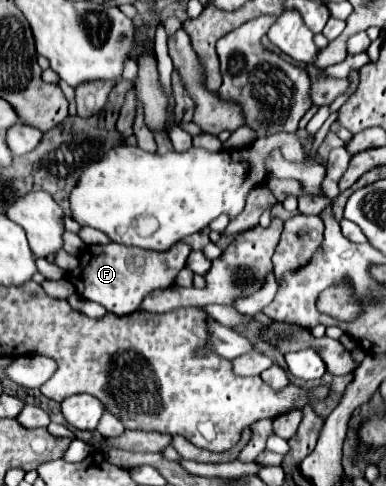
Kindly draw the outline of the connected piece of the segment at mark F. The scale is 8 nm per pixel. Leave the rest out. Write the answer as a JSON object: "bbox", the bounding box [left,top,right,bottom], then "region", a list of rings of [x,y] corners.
{"bbox":[68,242,192,316],"region":[[[116,242],[106,246],[88,246],[80,254],[78,274],[74,278],[70,276],[68,280],[76,286],[76,292],[86,300],[102,304],[112,314],[126,316],[140,308],[140,302],[148,292],[172,286],[176,274],[186,266],[190,250],[192,248],[182,242],[178,242],[174,248],[166,252],[154,252]]]}

